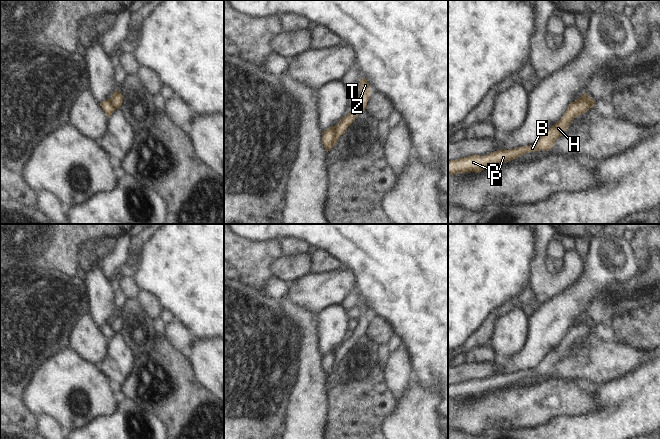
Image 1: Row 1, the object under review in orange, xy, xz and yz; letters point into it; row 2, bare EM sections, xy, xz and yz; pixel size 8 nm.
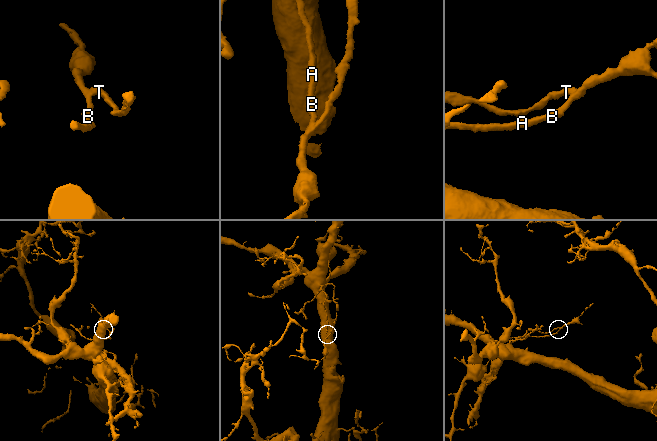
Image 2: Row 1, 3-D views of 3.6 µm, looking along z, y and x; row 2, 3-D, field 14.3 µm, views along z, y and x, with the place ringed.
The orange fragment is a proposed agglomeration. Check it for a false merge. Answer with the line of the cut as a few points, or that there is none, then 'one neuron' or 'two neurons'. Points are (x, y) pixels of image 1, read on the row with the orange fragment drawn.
cut yz (592, 99), (589, 104), (581, 100), (575, 100); two neurons

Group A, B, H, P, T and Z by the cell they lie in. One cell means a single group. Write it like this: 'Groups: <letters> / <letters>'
Groups: A B H P / T Z

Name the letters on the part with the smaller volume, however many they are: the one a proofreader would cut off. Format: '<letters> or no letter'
A, B, H, P

